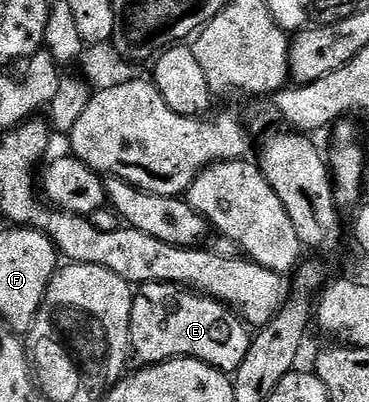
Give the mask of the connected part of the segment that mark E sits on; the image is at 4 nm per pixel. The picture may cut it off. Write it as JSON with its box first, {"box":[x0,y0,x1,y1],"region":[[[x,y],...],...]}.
{"box":[130,281,251,375],"region":[[[159,281],[137,286],[130,320],[130,351],[135,366],[159,365],[174,357],[195,357],[221,373],[233,375],[244,363],[251,340],[246,322],[216,299]]]}

